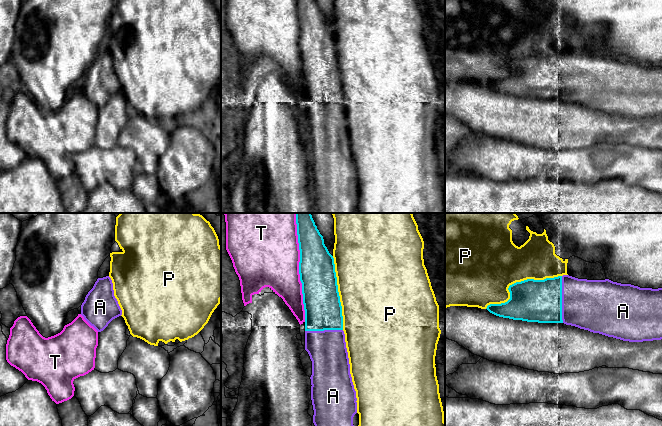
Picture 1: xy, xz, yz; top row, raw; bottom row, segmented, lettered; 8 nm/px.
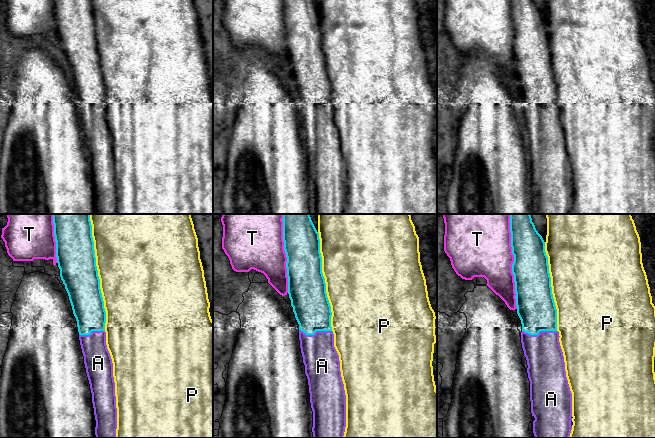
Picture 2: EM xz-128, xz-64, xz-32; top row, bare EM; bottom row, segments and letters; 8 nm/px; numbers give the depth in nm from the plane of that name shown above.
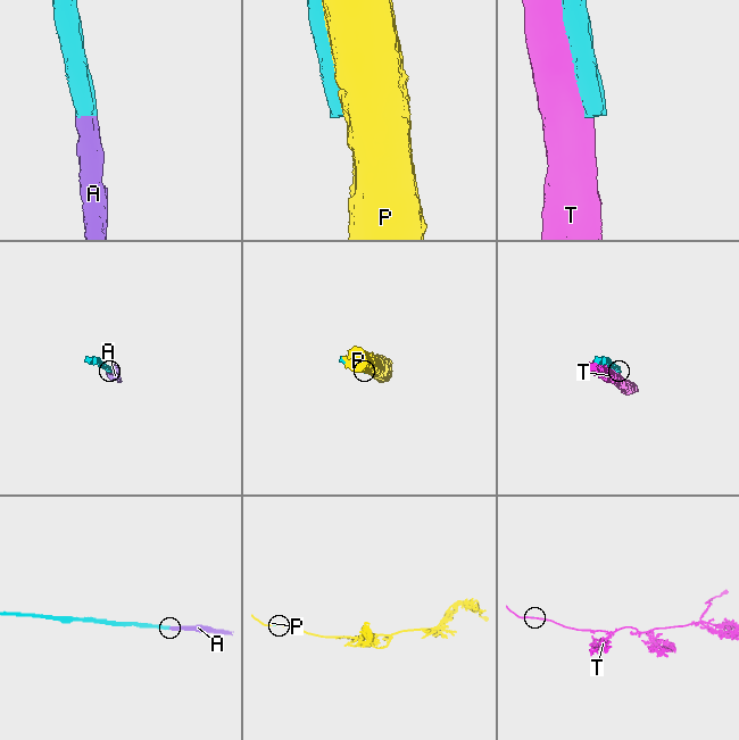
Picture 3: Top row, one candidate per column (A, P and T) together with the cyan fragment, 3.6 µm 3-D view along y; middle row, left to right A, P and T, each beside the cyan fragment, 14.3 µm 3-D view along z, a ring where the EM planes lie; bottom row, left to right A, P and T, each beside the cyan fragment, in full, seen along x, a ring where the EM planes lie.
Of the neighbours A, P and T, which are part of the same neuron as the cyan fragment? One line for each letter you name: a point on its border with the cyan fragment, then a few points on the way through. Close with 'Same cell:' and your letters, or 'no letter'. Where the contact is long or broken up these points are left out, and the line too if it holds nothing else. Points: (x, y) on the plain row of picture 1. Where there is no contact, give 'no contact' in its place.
A: contact yz (561, 75)
Same cell: A

